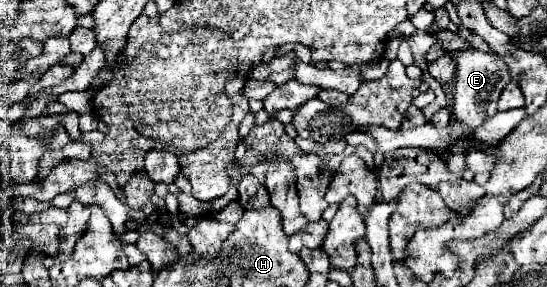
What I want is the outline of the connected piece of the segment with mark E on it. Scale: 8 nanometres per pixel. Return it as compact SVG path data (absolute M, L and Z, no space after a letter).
M453 50L449 52L451 60L455 62L455 80L453 80L453 114L457 120L465 122L469 130L479 128L487 116L493 116L497 112L497 100L501 96L501 90L505 84L511 82L509 68L503 60L503 56L495 52L475 52L475 50Z

